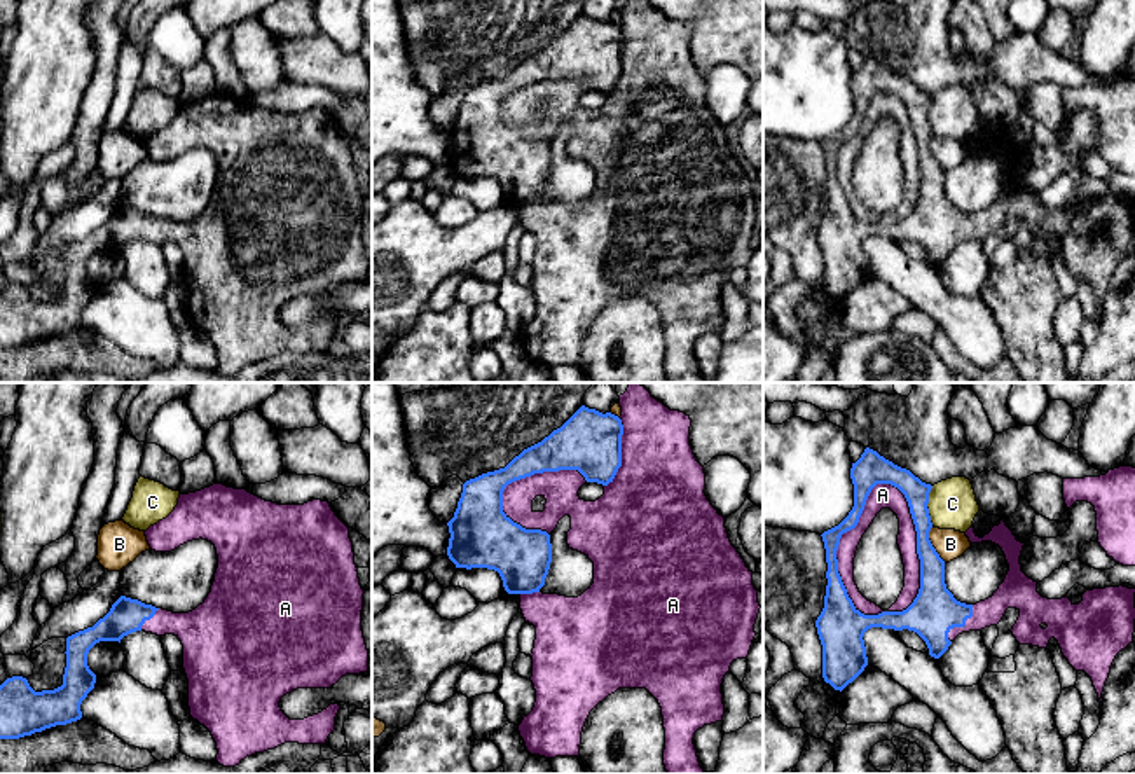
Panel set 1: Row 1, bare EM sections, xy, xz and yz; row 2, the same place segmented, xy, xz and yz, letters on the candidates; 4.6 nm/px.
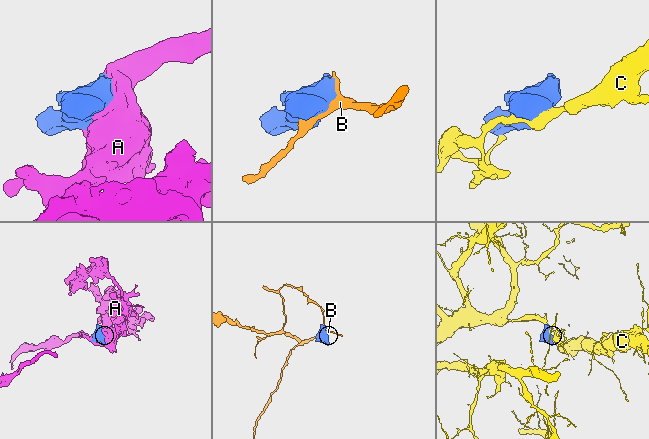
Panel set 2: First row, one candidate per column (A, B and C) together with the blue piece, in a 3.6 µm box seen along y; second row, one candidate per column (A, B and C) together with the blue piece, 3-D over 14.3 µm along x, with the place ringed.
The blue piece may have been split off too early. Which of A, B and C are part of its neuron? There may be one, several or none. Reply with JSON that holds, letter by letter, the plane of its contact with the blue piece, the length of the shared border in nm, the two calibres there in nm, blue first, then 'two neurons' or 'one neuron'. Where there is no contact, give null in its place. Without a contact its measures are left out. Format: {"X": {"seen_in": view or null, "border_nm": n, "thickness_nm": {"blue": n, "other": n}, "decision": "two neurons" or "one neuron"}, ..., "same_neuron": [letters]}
{"A": {"seen_in": "yz", "border_nm": 600, "thickness_nm": {"blue": 100, "other": 90}, "decision": "one neuron"}, "B": {"seen_in": "yz", "border_nm": 180, "thickness_nm": {"blue": 150, "other": 140}, "decision": "two neurons"}, "C": {"seen_in": "yz", "border_nm": 180, "thickness_nm": {"blue": 120, "other": 220}, "decision": "two neurons"}, "same_neuron": ["A"]}

